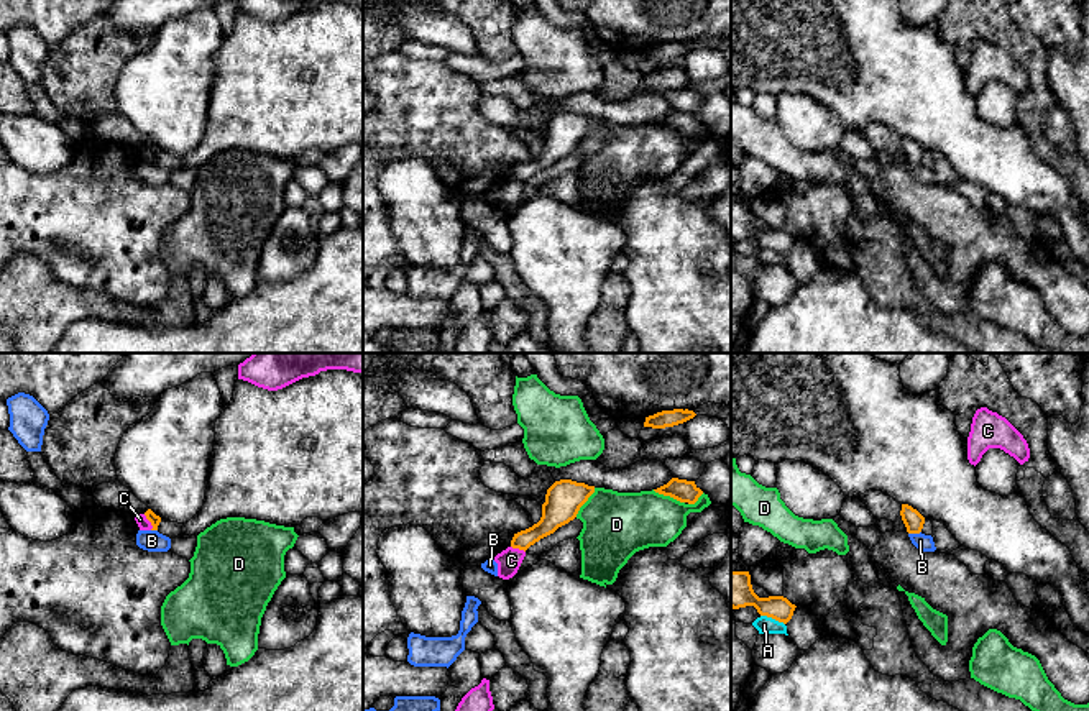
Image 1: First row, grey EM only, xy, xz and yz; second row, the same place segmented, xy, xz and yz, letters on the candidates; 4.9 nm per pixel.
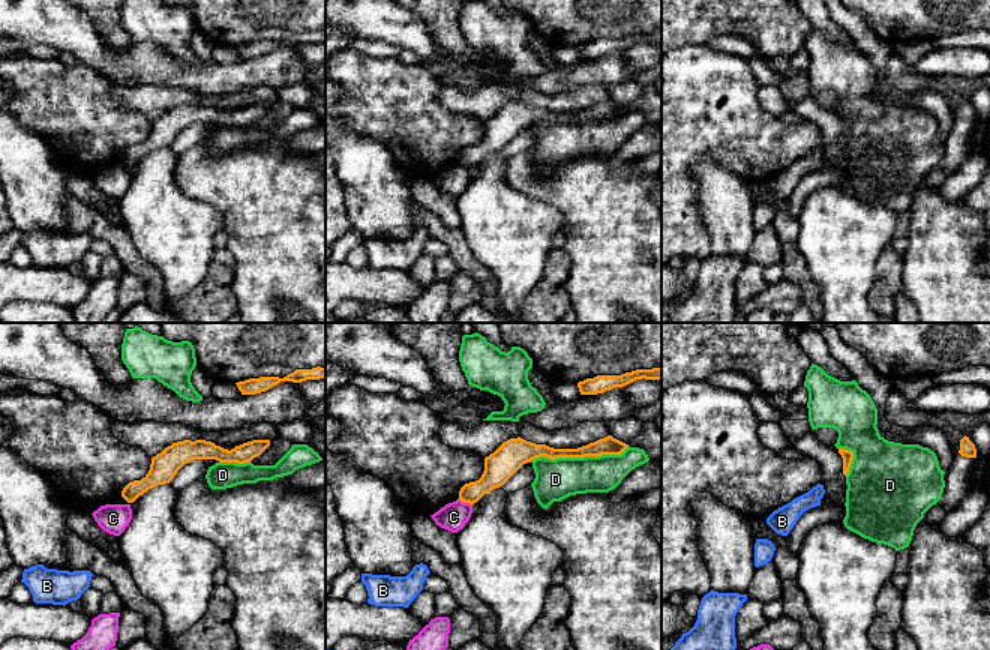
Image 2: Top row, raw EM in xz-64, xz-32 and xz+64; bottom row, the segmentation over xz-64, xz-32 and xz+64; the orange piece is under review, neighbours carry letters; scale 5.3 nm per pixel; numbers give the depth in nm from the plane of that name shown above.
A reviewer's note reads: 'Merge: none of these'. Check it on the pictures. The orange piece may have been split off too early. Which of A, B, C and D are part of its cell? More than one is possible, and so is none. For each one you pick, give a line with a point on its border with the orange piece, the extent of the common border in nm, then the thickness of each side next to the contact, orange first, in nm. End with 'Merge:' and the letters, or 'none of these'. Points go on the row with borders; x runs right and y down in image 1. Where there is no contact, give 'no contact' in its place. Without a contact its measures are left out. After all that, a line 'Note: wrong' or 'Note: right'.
Merge: none of these
Note: right

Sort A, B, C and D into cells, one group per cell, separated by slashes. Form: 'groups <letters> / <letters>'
groups A / B / C / D

